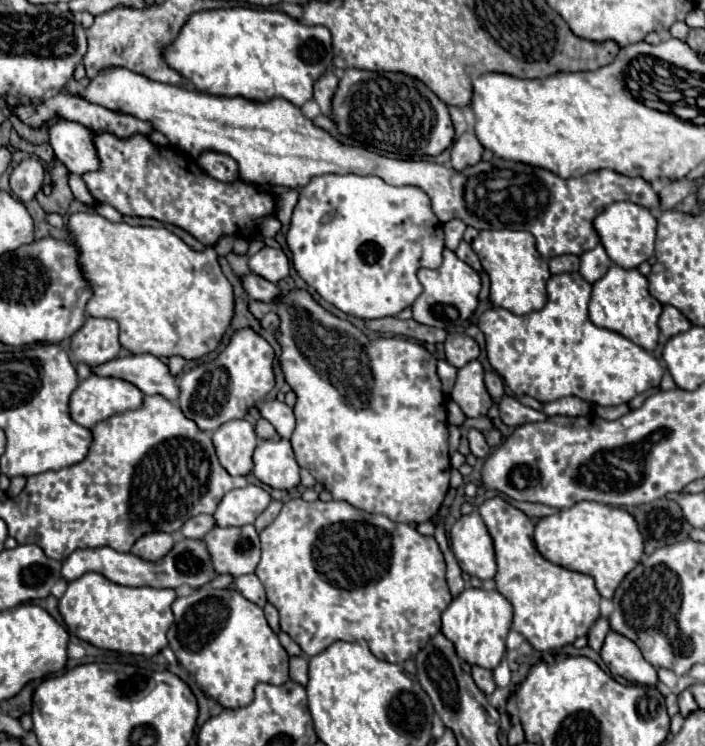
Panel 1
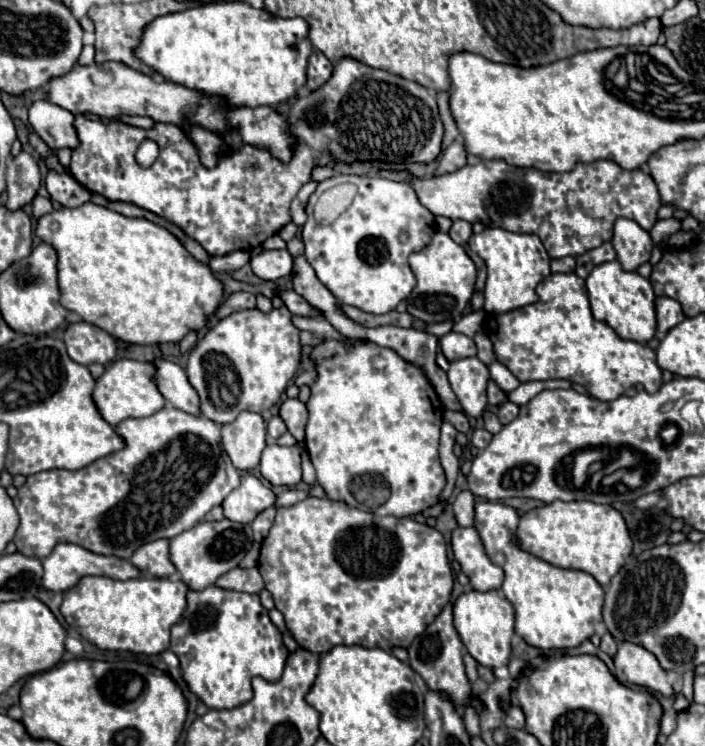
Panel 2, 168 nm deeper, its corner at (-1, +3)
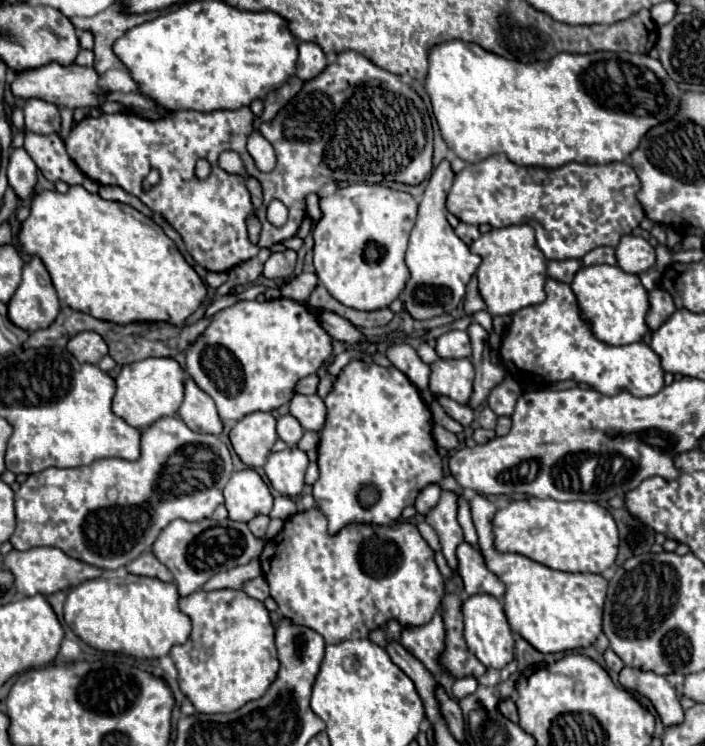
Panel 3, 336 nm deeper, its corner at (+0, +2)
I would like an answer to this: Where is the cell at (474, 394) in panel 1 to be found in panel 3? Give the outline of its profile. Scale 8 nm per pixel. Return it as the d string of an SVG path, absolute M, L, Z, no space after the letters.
M438 359L430 369L430 393L446 395L462 405L468 403L474 383L474 367L470 359Z

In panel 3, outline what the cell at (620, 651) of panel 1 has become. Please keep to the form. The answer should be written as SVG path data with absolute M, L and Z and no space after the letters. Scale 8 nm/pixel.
M624 667L620 673L620 685L624 689L646 695L652 701L652 705L656 707L664 727L680 725L684 721L684 709L680 707L678 695L676 695L674 687L666 681L666 677Z

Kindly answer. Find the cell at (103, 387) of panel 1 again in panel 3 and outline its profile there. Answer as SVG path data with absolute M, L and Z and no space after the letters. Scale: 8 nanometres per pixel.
M150 357L124 365L116 377L116 395L112 401L112 409L118 417L122 417L136 429L150 427L154 421L178 413L184 399L184 379L184 369L178 365L176 359L168 357Z

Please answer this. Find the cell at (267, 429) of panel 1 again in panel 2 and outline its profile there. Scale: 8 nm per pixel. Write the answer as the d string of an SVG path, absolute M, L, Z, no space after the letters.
M273 416L269 422L267 422L267 434L273 438L273 440L277 440L281 434L285 434L287 432L287 428L285 428L285 424L283 424L283 420L279 420L279 416Z

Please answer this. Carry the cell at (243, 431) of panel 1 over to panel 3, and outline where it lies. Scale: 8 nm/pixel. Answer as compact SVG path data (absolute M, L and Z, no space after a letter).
M250 413L230 431L230 441L238 457L248 467L262 467L276 443L276 417L272 413Z

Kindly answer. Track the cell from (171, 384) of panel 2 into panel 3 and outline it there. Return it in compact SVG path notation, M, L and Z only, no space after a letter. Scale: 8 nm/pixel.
M186 377L186 397L178 409L178 415L192 431L212 435L220 435L224 431L224 423L218 417L212 397L208 397L190 377Z

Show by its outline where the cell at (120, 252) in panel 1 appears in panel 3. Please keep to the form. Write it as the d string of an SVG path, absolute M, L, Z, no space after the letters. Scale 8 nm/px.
M74 185L66 193L36 193L30 199L30 215L20 225L18 245L24 255L42 259L60 301L72 309L118 325L130 321L170 321L172 325L182 325L206 297L204 281L186 263L174 241L166 237L150 217L126 203L106 201L98 193L88 193L82 185Z

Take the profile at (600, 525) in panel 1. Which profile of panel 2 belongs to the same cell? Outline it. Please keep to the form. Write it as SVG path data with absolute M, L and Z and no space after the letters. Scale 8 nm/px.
M555 500L547 506L529 510L519 520L517 538L521 548L531 552L533 556L559 568L583 570L591 574L603 588L611 582L611 578L619 572L619 568L633 552L633 540L621 512L607 504L585 500Z

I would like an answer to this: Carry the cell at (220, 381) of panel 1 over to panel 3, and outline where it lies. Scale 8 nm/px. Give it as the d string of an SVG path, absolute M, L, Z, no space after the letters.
M274 299L274 301L236 301L234 305L214 313L210 317L210 325L192 343L186 351L186 373L194 379L194 383L208 393L216 407L218 415L226 419L242 419L254 411L274 411L284 403L290 403L294 397L294 387L300 379L316 373L326 359L332 355L332 337L320 325L318 313L310 311L304 303L290 299Z

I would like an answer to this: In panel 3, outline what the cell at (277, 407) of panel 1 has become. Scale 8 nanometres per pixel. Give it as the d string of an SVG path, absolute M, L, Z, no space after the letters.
M296 393L290 401L290 415L294 415L300 425L308 431L322 431L326 423L326 405L318 395L300 395Z

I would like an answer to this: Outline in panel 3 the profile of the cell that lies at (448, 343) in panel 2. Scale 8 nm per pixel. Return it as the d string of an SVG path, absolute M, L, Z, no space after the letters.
M452 329L444 335L440 335L436 339L436 353L442 359L462 359L462 357L470 357L472 355L472 347L470 347L470 339L466 331L458 331Z

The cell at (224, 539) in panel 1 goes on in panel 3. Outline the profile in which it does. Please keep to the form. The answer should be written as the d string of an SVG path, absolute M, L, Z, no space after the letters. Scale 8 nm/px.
M202 519L198 523L188 521L172 521L158 539L152 545L152 553L162 561L174 575L180 595L186 597L194 591L198 591L214 573L234 569L238 565L246 565L252 559L258 559L262 555L264 541L254 537L246 523L224 519L222 523L216 523L212 519Z

